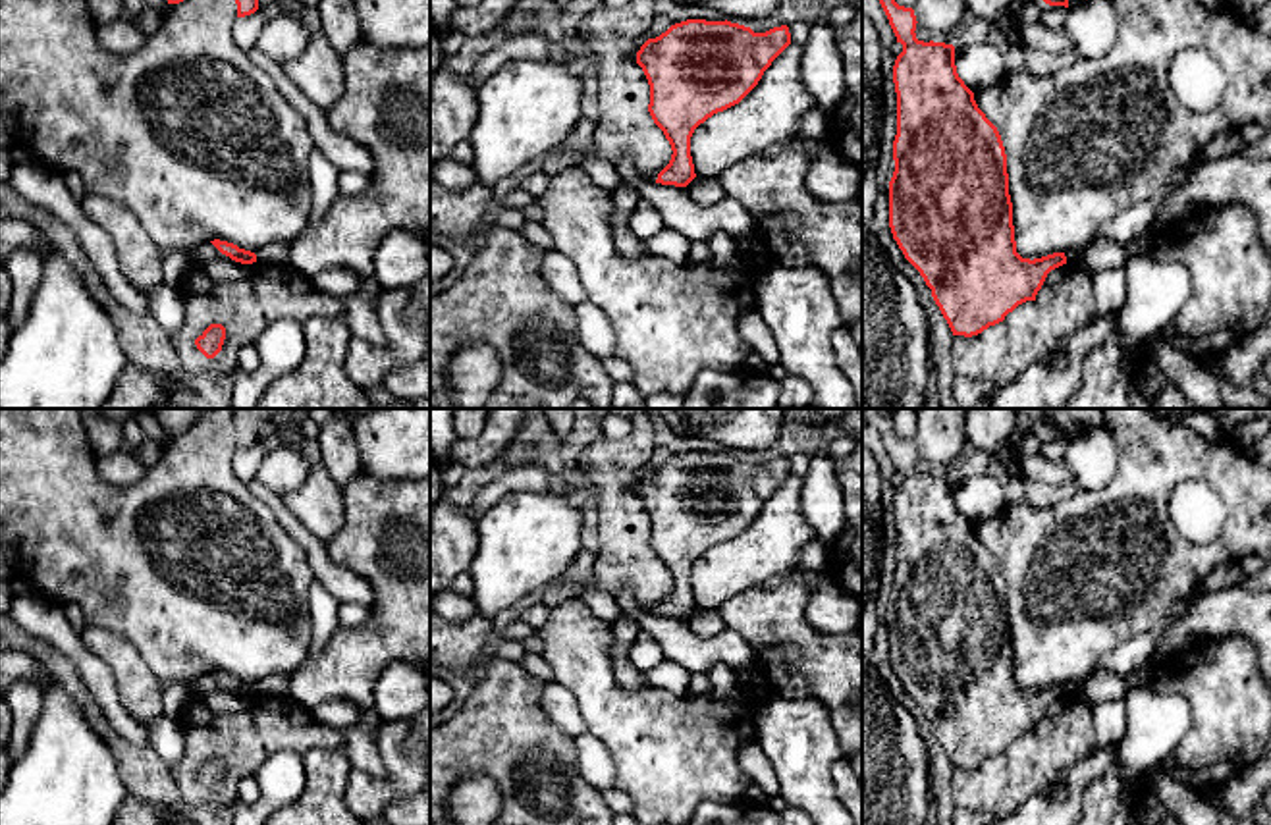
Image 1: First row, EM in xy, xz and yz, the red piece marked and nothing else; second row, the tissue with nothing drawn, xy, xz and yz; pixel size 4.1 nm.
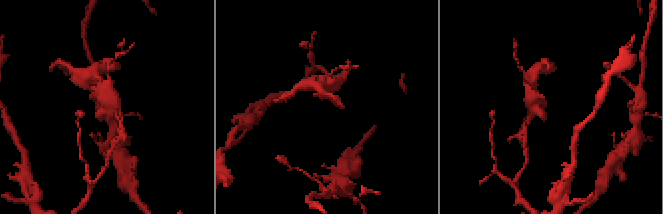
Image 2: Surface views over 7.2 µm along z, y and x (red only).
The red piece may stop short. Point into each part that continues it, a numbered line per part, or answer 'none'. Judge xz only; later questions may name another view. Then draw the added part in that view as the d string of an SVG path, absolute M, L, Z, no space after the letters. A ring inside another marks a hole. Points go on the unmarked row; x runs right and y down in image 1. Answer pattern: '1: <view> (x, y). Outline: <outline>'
none

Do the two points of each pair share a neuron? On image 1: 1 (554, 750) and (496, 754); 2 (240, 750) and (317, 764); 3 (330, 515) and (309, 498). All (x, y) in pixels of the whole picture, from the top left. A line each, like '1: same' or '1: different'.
1: same
2: different
3: same

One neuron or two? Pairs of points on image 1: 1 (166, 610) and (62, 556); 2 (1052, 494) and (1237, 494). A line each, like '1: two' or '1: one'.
1: one
2: two

